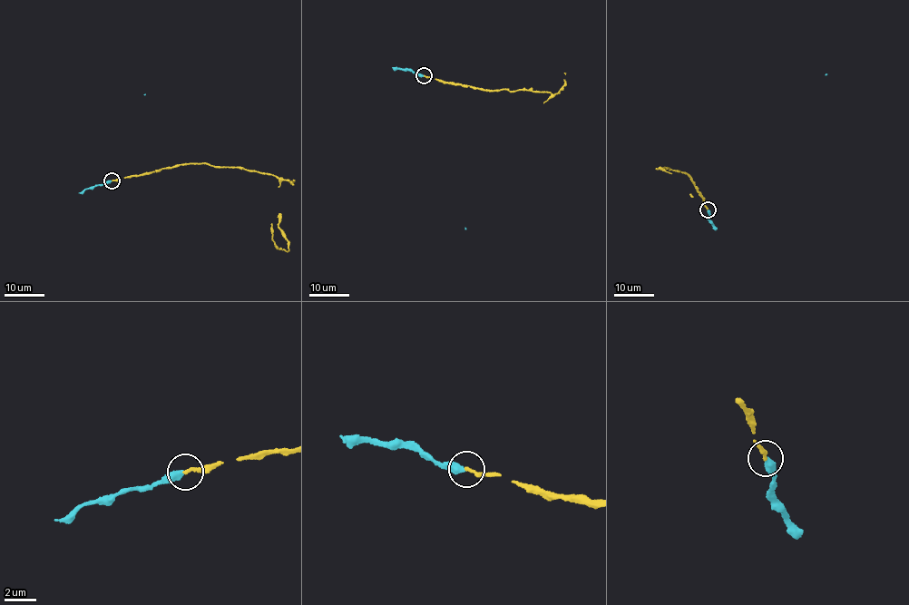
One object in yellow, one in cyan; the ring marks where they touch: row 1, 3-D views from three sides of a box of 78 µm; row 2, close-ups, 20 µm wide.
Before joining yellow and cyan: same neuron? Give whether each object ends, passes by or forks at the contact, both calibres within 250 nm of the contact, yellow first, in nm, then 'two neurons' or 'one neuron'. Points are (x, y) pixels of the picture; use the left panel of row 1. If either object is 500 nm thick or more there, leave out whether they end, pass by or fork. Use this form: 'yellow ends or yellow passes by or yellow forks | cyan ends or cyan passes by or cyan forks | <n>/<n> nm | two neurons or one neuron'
yellow ends | cyan ends | 200/440 nm | two neurons

